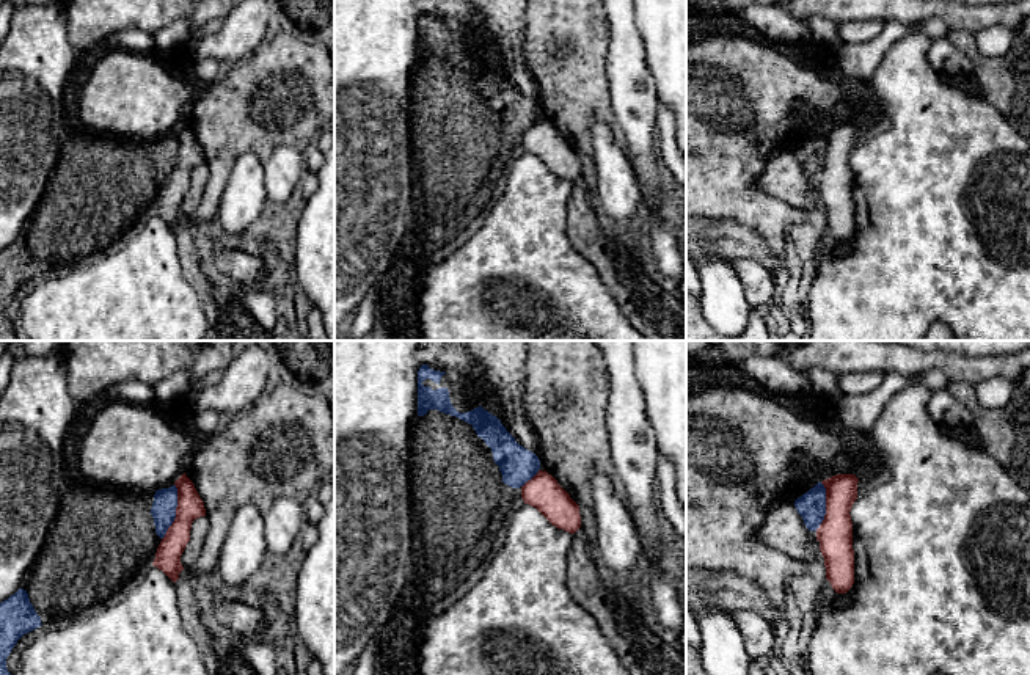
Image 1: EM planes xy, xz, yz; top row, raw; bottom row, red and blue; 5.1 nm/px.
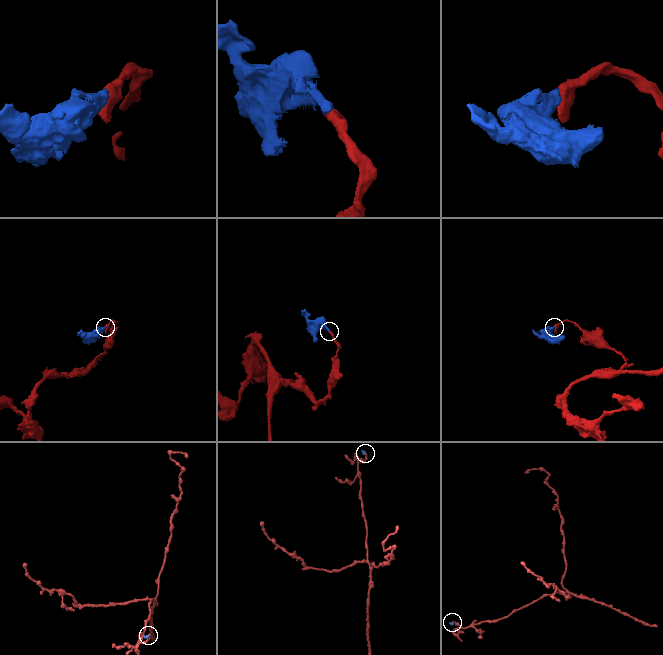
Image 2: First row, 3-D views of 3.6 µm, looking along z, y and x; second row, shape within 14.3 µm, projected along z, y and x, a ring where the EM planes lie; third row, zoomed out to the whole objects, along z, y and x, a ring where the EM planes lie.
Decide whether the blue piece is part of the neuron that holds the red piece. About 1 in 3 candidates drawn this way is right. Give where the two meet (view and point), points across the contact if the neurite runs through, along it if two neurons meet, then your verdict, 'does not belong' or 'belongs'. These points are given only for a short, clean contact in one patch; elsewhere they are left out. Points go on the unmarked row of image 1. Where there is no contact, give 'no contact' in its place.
xy (176, 160) | along xy (175, 132), (176, 165), (162, 187) | does not belong

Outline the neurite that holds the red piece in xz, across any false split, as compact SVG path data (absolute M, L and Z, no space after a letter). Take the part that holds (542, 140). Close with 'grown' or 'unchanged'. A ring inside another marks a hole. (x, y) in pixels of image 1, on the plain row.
M546 119L521 135L524 152L535 155L553 174L575 182L581 176L579 154Z; unchanged

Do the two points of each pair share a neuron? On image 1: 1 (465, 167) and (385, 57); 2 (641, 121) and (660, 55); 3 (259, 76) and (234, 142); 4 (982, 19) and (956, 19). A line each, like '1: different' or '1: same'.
1: different
2: different
3: same
4: same

